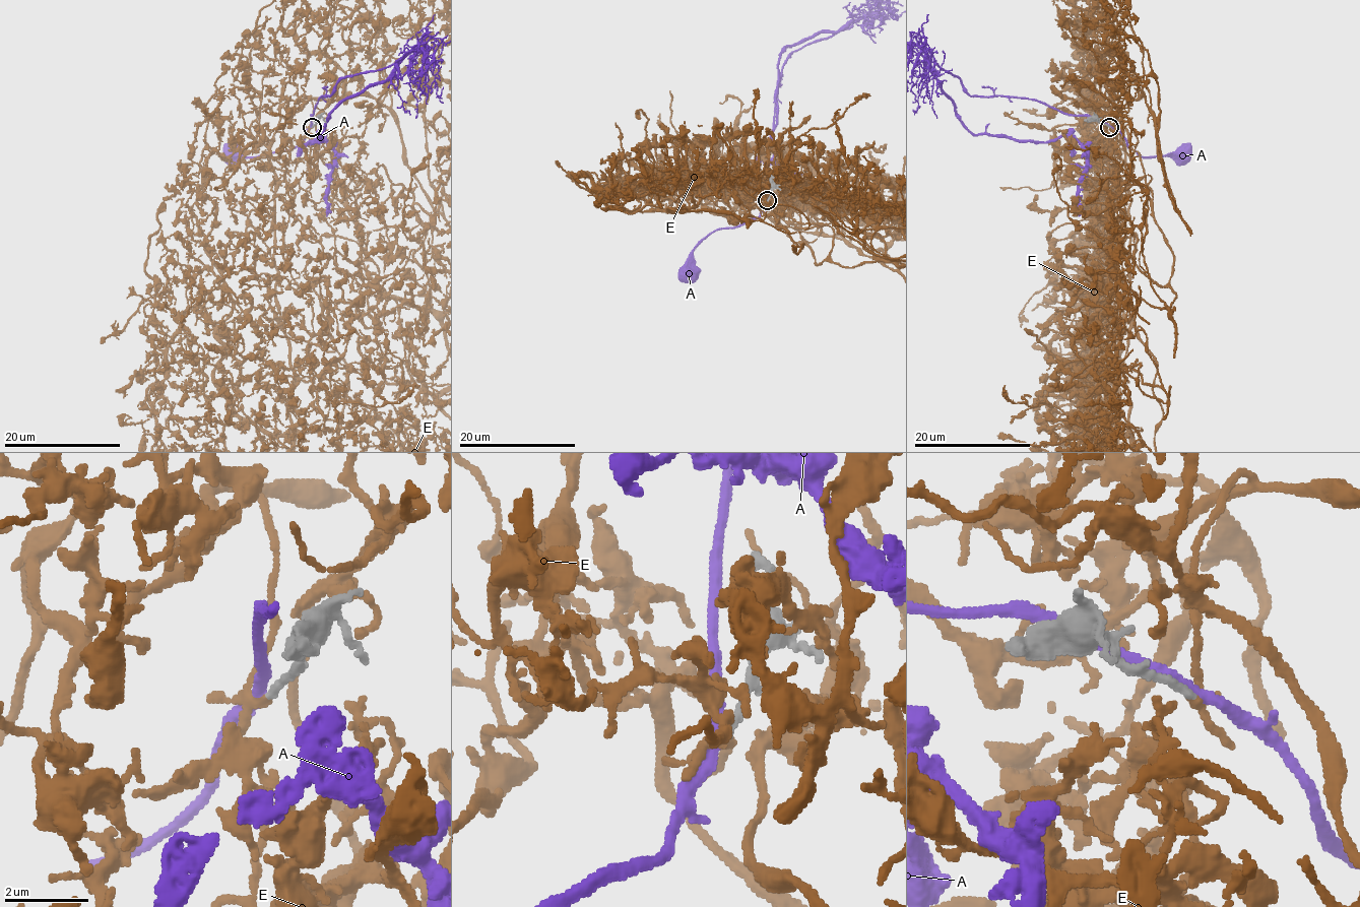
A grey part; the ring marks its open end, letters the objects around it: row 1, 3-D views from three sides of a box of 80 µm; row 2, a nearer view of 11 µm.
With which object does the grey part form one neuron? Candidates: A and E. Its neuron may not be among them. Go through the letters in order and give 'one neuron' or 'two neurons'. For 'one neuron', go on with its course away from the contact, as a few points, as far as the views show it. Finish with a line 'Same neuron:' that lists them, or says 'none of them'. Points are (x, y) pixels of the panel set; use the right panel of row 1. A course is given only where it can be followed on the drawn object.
A: two neurons
E: one neuron
Same neuron: E

